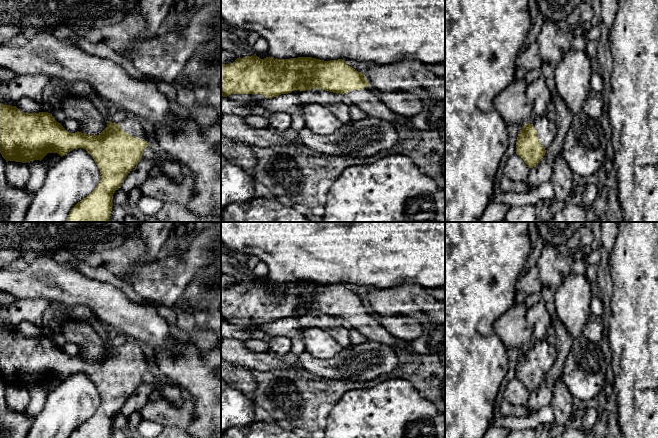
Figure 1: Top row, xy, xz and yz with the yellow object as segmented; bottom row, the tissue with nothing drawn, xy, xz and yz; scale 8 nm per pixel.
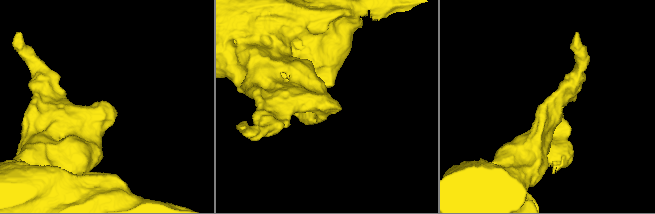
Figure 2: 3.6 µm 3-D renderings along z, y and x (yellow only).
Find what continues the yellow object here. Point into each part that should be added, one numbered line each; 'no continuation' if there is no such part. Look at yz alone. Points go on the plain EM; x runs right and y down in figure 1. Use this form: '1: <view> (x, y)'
1: yz (545, 351)

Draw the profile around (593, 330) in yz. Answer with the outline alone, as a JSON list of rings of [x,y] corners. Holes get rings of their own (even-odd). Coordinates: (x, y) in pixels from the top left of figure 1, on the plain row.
[[[591,314],[582,330],[582,335],[595,344],[599,344],[603,335],[603,319]]]

